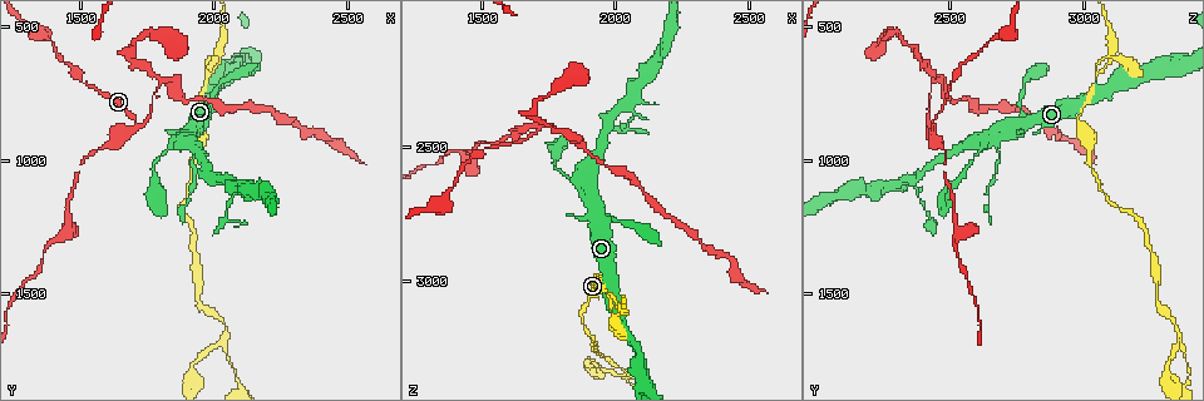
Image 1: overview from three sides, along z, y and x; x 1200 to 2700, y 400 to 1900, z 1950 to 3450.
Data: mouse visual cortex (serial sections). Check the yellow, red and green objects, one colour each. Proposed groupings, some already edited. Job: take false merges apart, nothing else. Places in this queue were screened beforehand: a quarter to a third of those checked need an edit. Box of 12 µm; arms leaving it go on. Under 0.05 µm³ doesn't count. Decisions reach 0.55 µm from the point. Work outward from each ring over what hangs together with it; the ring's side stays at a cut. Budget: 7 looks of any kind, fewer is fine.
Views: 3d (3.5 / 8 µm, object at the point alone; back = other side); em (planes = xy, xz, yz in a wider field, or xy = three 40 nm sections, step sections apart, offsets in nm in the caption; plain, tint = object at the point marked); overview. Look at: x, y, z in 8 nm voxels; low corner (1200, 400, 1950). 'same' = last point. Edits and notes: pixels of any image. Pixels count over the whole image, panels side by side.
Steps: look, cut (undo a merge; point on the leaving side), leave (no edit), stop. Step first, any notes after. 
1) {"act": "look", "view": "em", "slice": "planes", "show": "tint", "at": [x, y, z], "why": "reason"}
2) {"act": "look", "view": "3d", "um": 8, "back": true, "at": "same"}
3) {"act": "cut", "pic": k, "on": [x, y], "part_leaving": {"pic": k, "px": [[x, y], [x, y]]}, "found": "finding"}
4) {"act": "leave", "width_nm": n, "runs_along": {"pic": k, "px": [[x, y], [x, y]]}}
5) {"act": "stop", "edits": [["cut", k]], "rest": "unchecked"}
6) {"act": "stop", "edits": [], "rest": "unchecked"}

{"act": "look", "view": "3d", "um": 3.5, "at": [2040, 1070, 2340], "why": "branch point"}

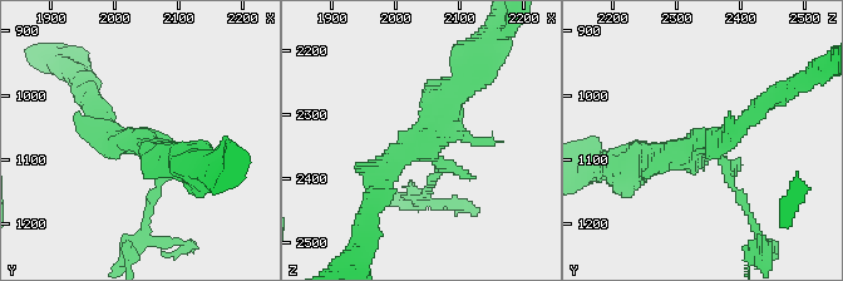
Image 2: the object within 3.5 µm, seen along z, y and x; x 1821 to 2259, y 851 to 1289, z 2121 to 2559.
{"act": "look", "view": "em", "slice": "xy", "step": 2, "show": "tint", "at": [2035, 1070, 2350]}

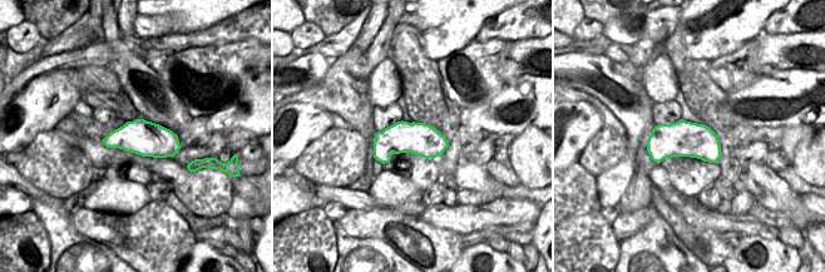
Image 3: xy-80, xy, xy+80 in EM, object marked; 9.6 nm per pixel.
{"act": "cut", "pic": 2, "on": [743, 200], "part_leaving": {"pic": 2, "px": [[723, 162], [762, 240], [758, 262]]}, "found": "a second cell is stuck on"}

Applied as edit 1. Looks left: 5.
{"act": "look", "view": "overview", "why": "redraw"}

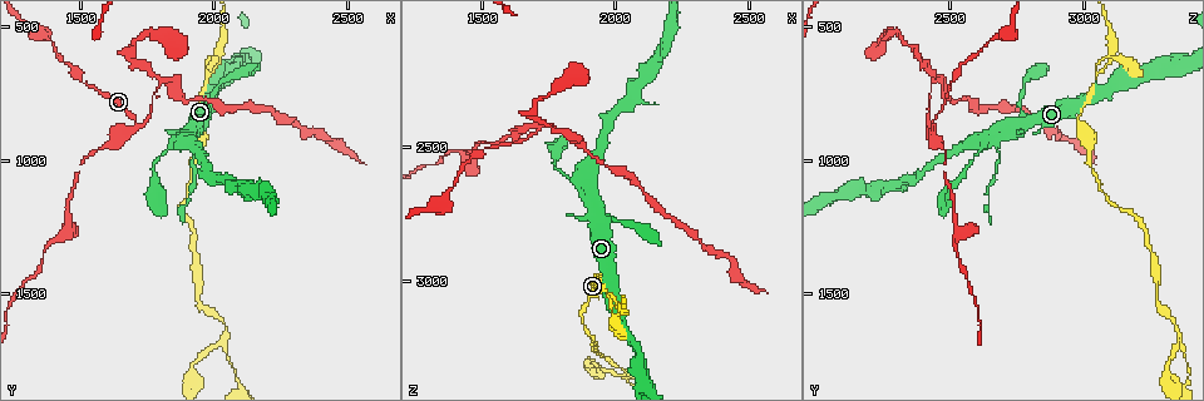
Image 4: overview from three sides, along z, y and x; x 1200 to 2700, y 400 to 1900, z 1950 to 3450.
{"act": "look", "view": "3d", "um": 3.5, "at": [2030, 1670, 3350], "why": "arms part here"}

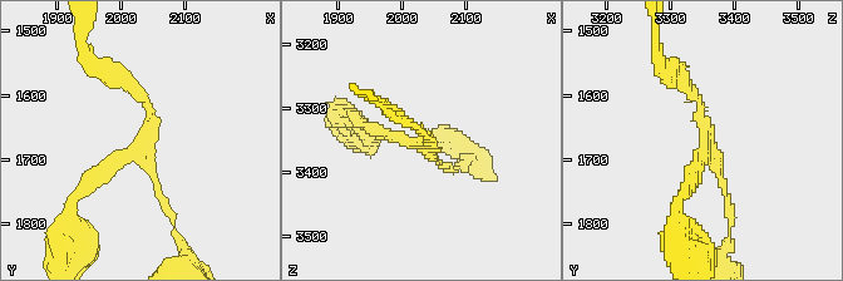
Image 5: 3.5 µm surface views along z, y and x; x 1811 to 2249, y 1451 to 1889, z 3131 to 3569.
{"act": "look", "view": "em", "slice": "xy", "step": 1, "show": "tint", "at": [2030, 1670, 3350]}

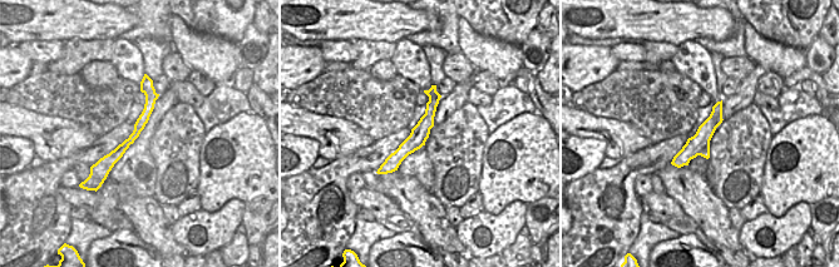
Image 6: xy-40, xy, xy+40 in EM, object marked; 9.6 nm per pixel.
{"act": "leave", "arms": 3, "runs_along": {"pic": 5, "px": [[114, 78], [148, 104], [148, 124], [79, 190]]}, "found": "continuous, no second cell"}

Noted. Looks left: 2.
{"act": "stop", "edits": [["cut", 2]], "rest": "unchecked"}

